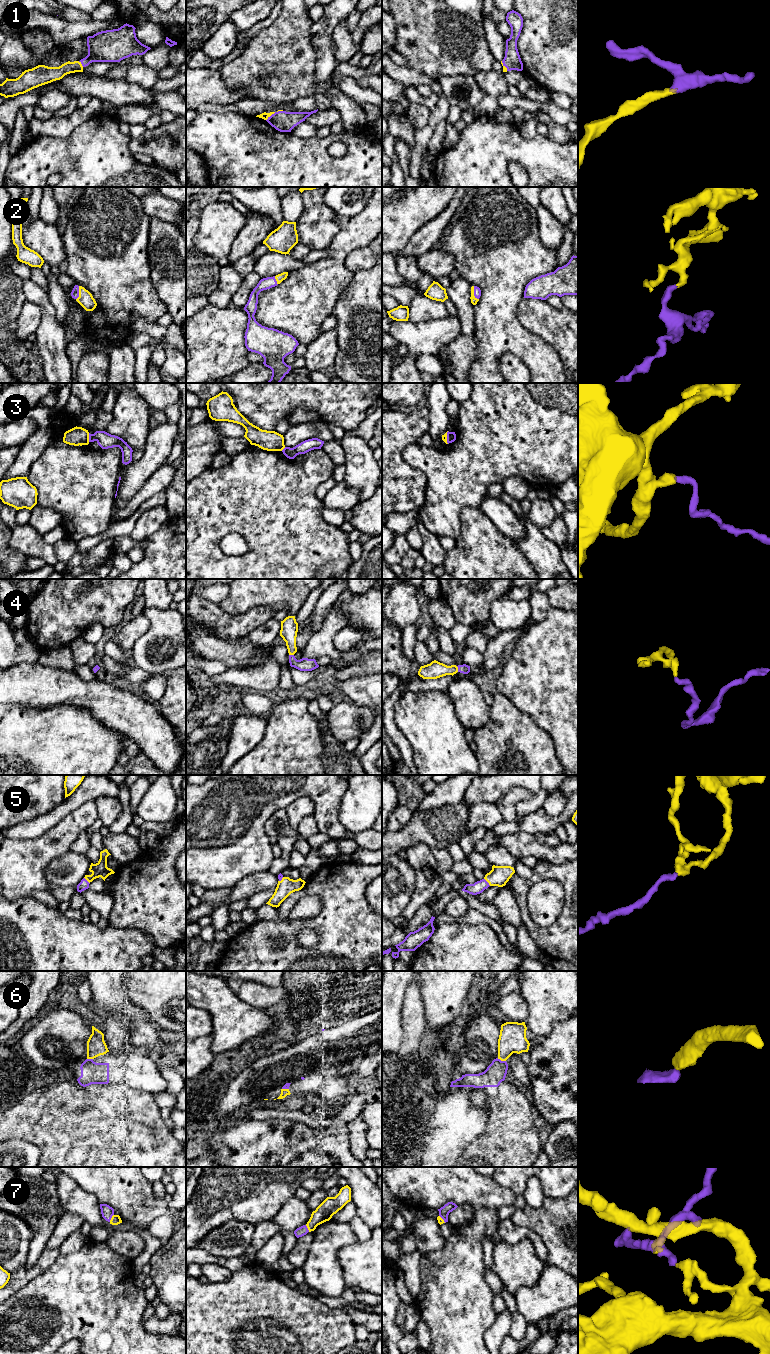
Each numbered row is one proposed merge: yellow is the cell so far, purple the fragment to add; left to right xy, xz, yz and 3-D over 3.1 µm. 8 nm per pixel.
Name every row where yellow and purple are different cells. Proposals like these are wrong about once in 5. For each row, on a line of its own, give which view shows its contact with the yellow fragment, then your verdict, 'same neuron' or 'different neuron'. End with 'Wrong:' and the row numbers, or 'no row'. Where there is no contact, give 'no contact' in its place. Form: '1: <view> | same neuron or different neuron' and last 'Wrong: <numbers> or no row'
1: xz | same neuron
2: yz | same neuron
3: xy | different neuron
4: yz | same neuron
5: yz | same neuron
6: yz | same neuron
7: xy | same neuron
Wrong: 3

